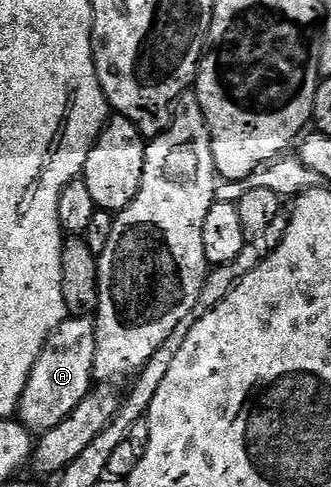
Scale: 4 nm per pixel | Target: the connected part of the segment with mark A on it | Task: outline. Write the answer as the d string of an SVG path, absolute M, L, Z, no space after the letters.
M68 316L43 345L37 364L25 384L25 392L19 401L18 421L32 432L57 428L81 400L93 388L95 382L95 357L97 356L97 328L95 318L73 318Z

